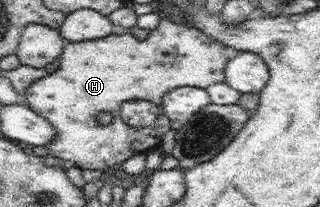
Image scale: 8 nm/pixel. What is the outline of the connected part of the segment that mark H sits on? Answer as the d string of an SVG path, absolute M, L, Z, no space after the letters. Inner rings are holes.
M167 18L159 21L158 27L150 32L146 40L140 40L133 34L110 34L95 40L66 42L61 54L60 67L46 77L34 81L27 89L24 99L27 105L38 115L45 117L55 127L57 136L46 145L50 154L65 162L73 161L81 169L96 169L104 172L113 170L135 153L149 152L158 148L163 135L171 130L170 120L162 113L156 123L150 127L132 127L121 118L122 103L132 99L144 99L161 107L162 97L176 87L194 86L206 89L211 85L225 81L227 55L222 42L201 32L194 25L180 25ZM108 111L112 120L108 125L98 122L98 113Z

